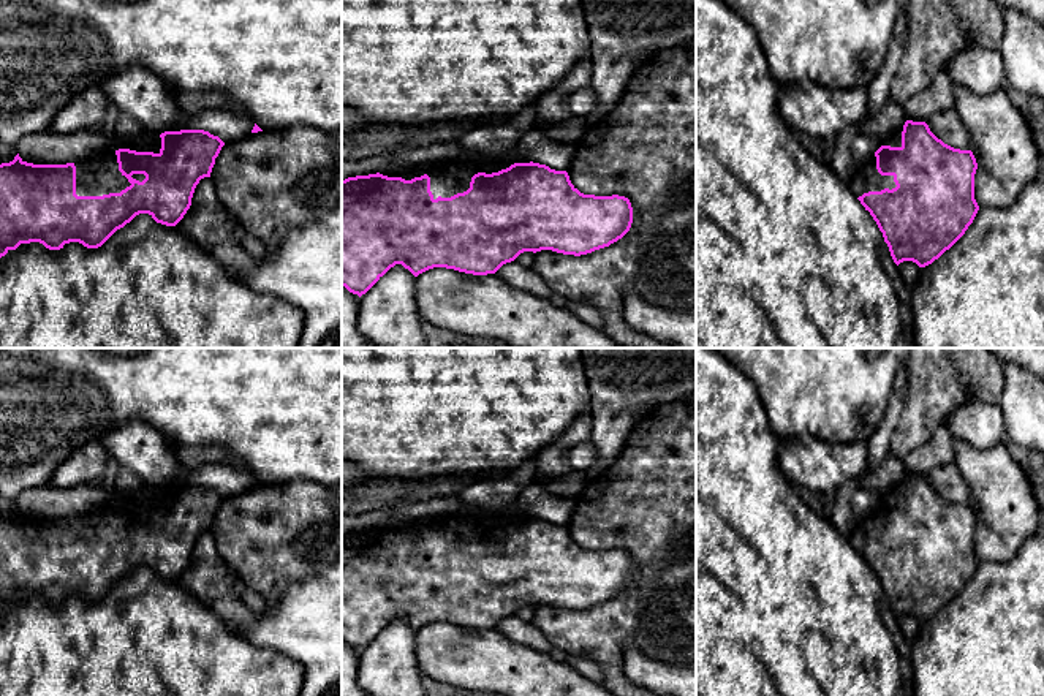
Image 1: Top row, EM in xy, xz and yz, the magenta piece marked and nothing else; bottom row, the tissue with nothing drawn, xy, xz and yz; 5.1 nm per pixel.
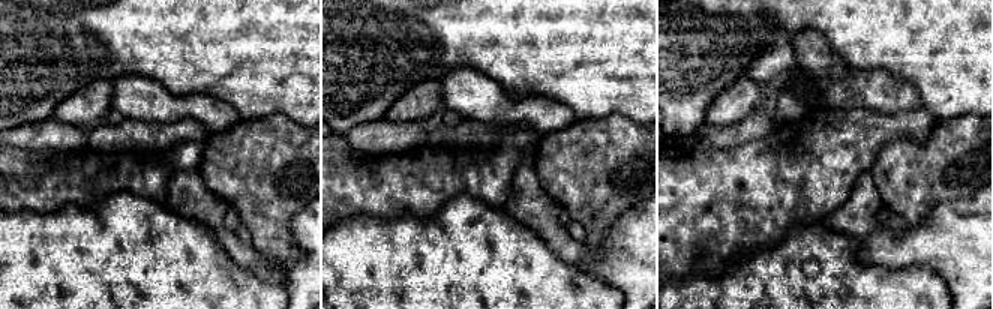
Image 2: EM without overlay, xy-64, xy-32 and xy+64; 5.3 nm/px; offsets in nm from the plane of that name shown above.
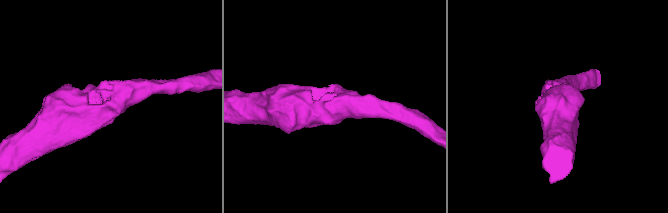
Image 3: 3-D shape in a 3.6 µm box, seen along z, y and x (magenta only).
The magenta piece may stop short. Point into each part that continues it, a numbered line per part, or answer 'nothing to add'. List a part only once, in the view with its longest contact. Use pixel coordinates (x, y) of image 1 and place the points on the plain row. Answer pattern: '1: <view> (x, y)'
1: xy (98, 529)

